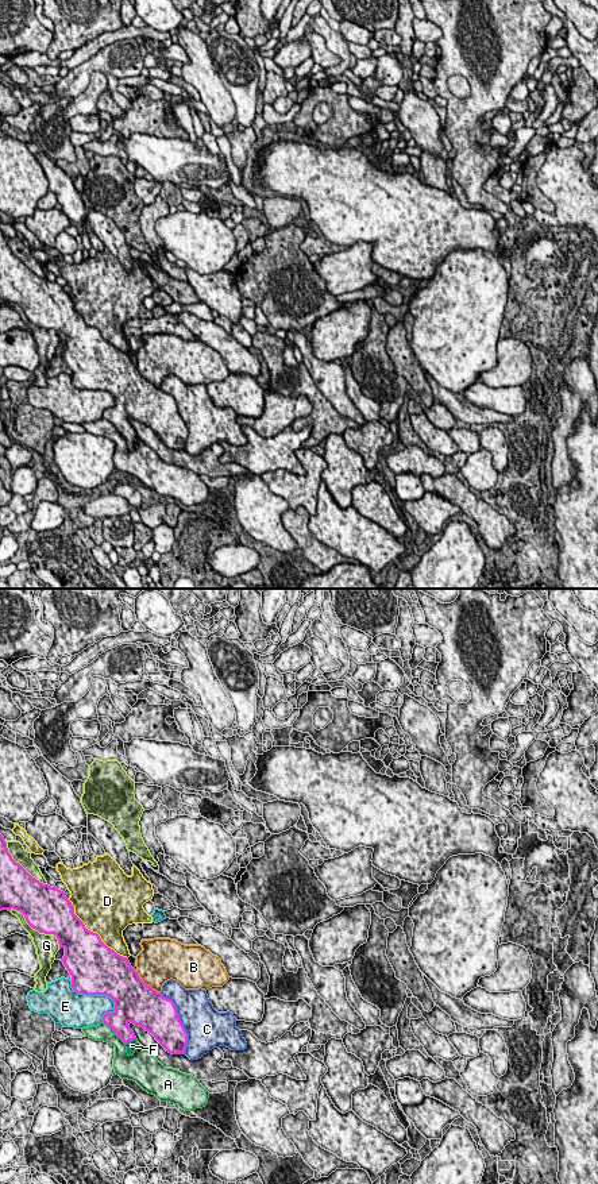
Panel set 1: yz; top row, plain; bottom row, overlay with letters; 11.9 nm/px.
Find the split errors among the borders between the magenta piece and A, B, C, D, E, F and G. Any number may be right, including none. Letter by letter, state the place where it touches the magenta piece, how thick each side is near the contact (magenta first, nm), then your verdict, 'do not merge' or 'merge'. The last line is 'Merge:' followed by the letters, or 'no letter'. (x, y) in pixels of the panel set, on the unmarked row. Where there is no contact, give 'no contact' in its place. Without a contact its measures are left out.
A: yz (114, 425) | 240/200 nm | do not merge
B: yz (146, 380) | 500/420 nm | do not merge
C: yz (180, 416) | 440/420 nm | do not merge
D: yz (92, 327) | 480/480 nm | do not merge
E: yz (95, 389) | 500/380 nm | do not merge
F: yz (130, 435) | 220/100 nm | merge
G: yz (37, 324) | 500/260 nm | do not merge
Merge: F

